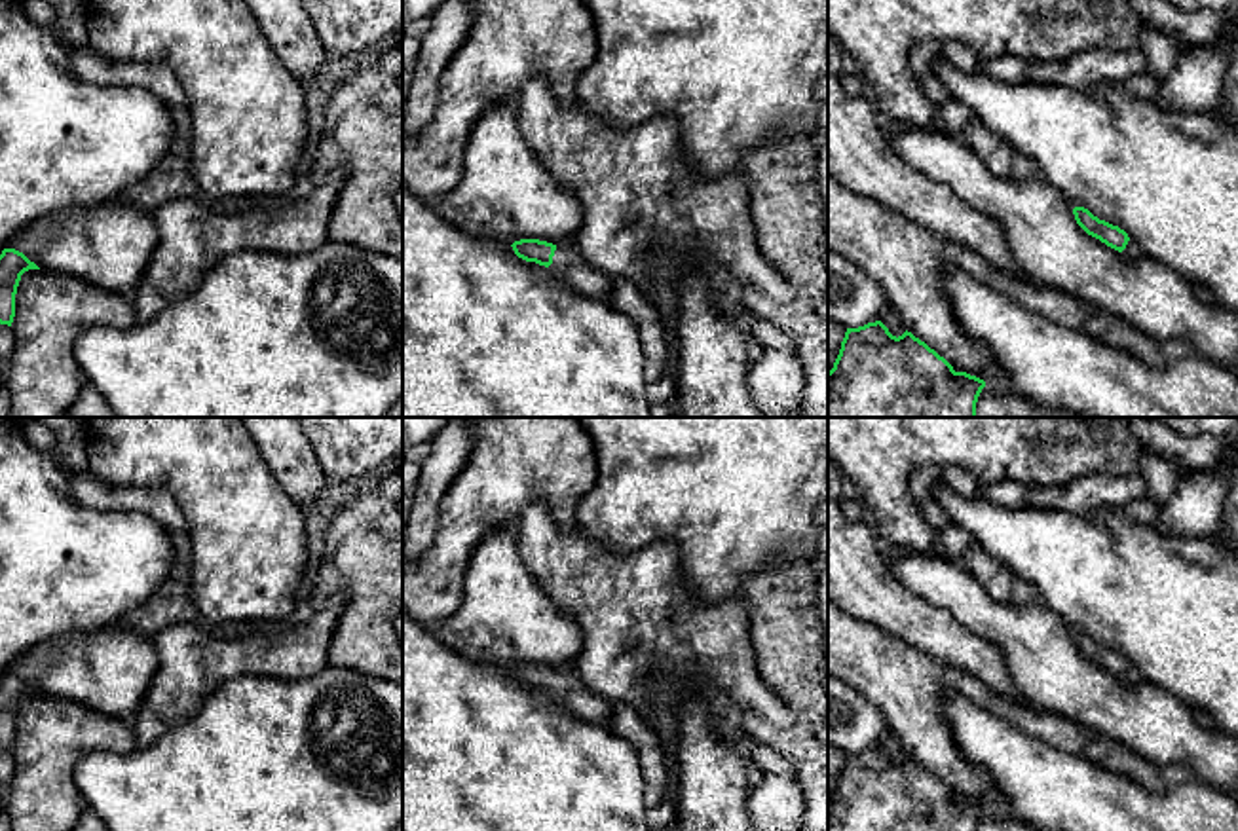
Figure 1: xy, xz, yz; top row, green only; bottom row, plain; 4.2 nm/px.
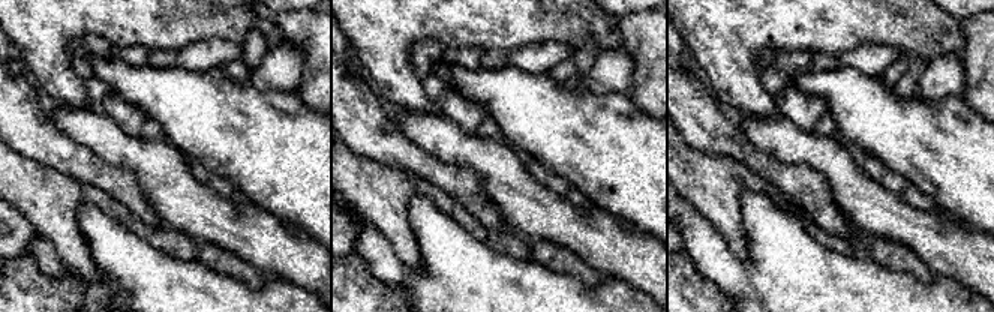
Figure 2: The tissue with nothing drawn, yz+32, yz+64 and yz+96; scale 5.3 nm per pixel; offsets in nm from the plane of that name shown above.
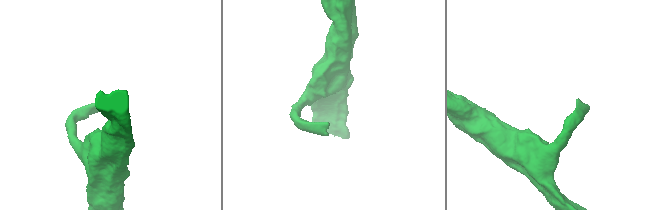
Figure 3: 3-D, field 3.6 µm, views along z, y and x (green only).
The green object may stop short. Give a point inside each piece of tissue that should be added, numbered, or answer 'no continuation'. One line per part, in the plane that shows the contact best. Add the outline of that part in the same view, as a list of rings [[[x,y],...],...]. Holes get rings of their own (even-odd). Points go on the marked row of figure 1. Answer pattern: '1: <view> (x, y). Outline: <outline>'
1: xz (570, 268). Outline: [[[556,245],[549,271],[564,286],[587,298],[604,298],[613,279],[587,262],[577,245]]]

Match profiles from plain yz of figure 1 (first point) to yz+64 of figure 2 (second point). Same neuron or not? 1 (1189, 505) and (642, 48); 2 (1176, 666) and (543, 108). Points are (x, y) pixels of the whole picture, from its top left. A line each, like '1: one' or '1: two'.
1: two
2: one

